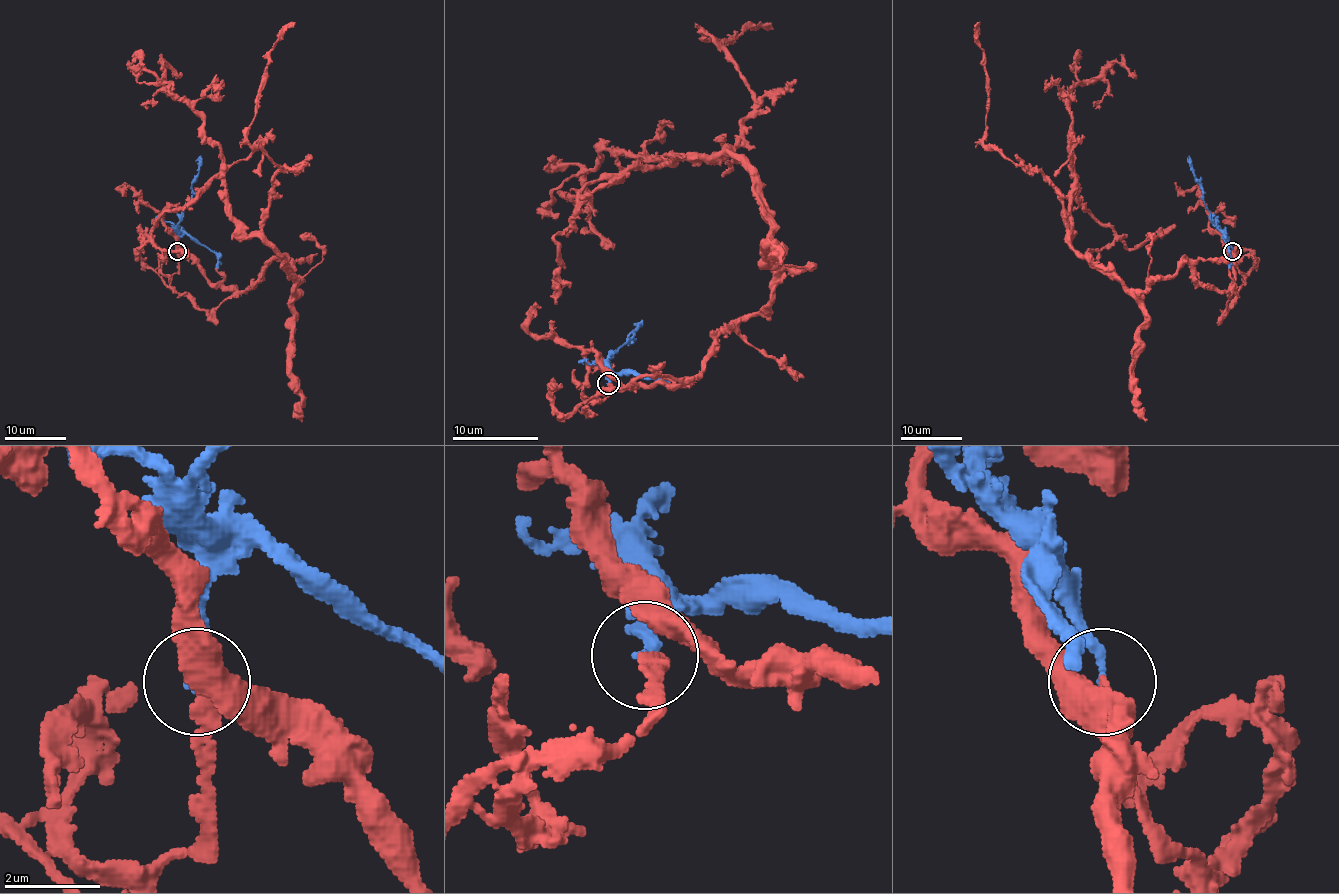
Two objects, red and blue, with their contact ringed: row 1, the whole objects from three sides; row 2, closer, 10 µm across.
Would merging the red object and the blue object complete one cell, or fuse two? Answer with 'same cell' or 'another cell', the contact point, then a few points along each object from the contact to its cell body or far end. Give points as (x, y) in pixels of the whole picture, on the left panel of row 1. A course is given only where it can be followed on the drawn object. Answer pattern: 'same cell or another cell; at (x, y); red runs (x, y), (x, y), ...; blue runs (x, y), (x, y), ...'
same cell; at (177, 251); red runs (178, 251), (238, 291), (282, 259), (299, 290), (263, 231), (281, 170), (247, 127), (267, 54), (295, 22); blue runs (177, 251), (178, 224), (197, 176), (200, 155)

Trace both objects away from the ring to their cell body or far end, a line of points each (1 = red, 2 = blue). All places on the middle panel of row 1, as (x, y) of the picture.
1: (610, 382), (687, 385), (770, 299), (779, 248), (727, 151), (749, 83), (706, 38), (772, 30)
2: (608, 382), (610, 359), (629, 340), (640, 323)

